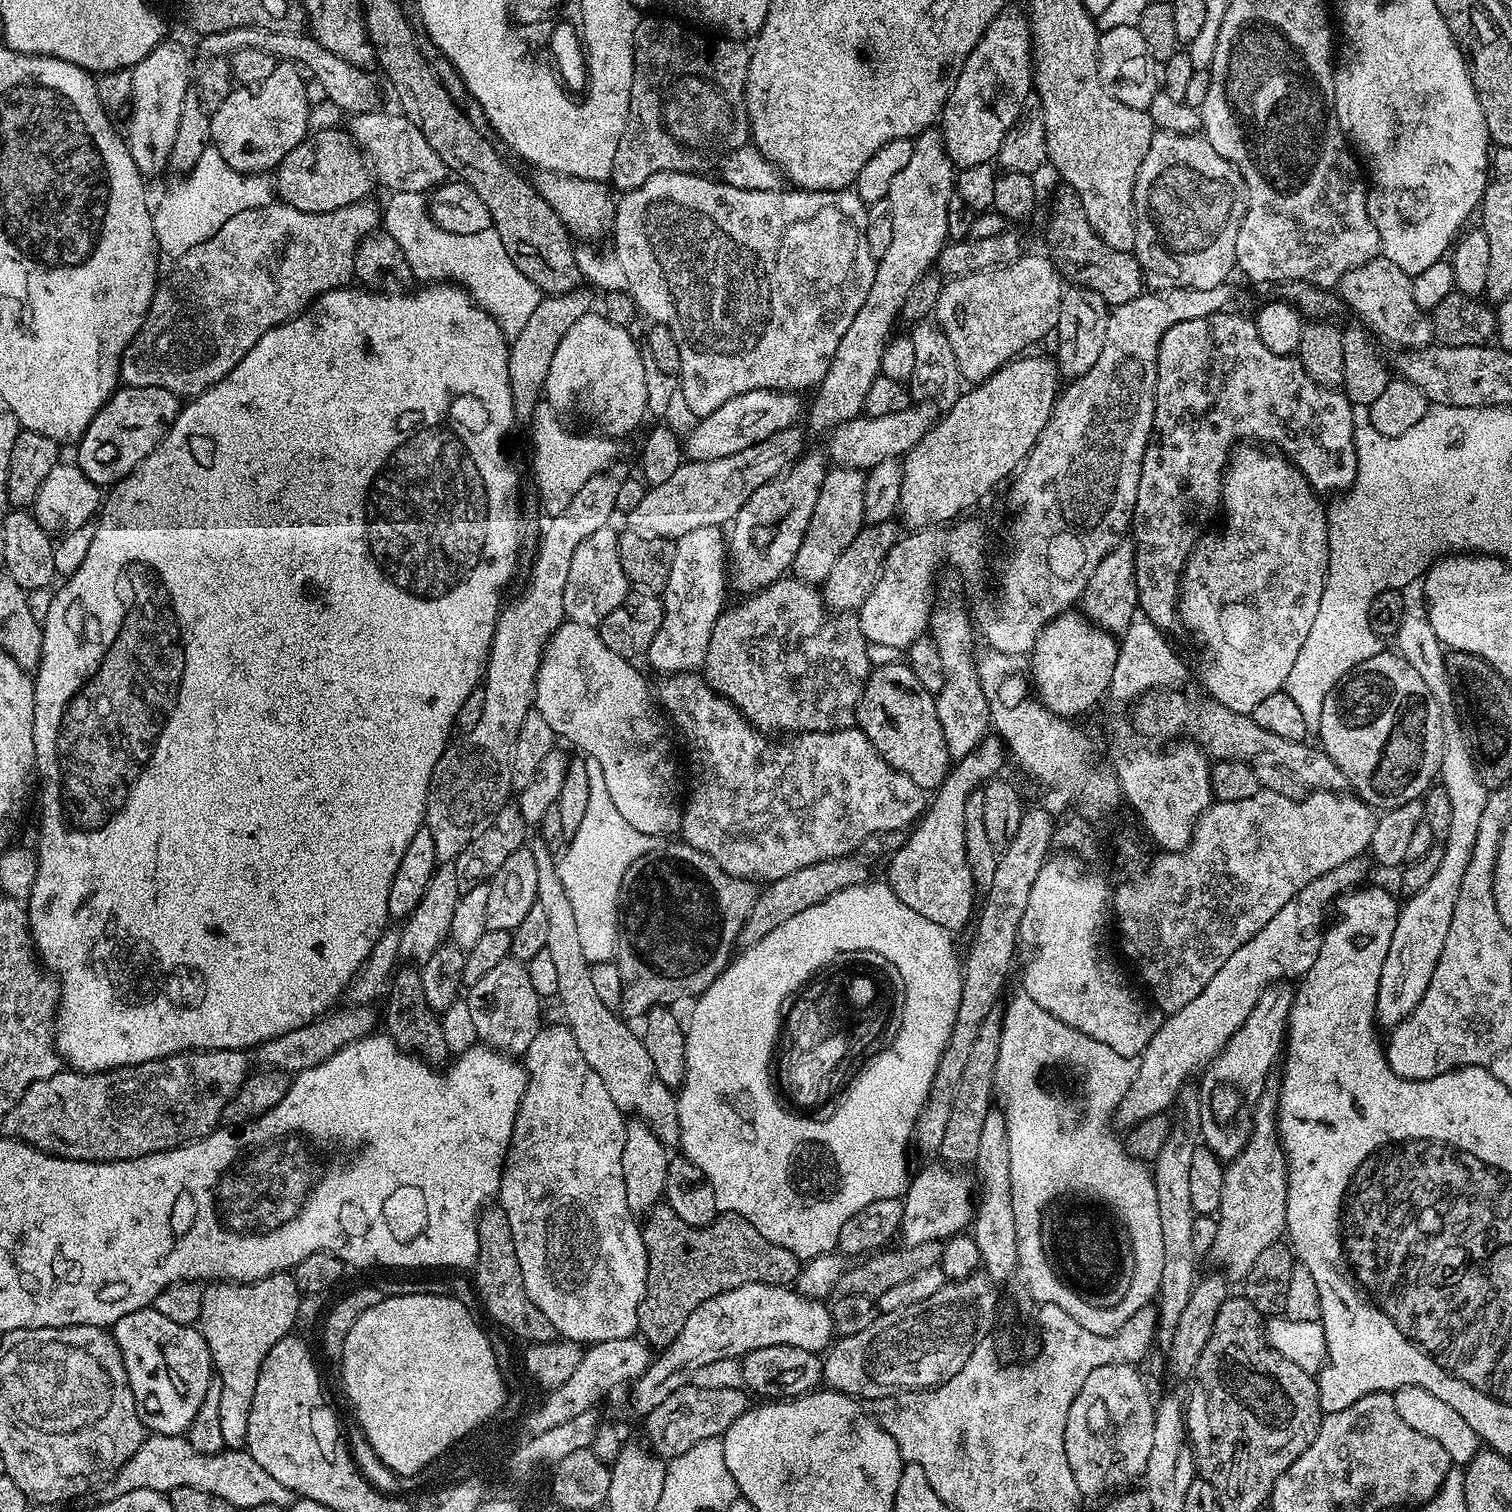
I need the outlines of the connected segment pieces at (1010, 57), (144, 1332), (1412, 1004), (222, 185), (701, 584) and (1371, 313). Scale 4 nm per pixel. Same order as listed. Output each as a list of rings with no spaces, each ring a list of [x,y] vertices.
[[[1015,6],[1000,11],[990,22],[990,26],[982,34],[982,38],[974,46],[970,58],[962,66],[962,74],[958,74],[958,82],[954,82],[954,90],[950,90],[948,101],[940,113],[938,127],[944,138],[944,149],[948,159],[957,169],[992,164],[996,160],[998,150],[1002,146],[1002,138],[1014,126],[1024,109],[1026,98],[1033,91],[1032,82],[1032,33],[1027,15]]]
[[[149,1306],[142,1310],[134,1310],[134,1314],[118,1318],[118,1322],[114,1325],[114,1335],[130,1378],[130,1388],[136,1399],[136,1408],[140,1412],[140,1420],[144,1423],[145,1429],[158,1436],[185,1435],[195,1422],[200,1407],[204,1405],[206,1394],[214,1386],[212,1355],[199,1327],[170,1322],[170,1318],[165,1318],[163,1314],[158,1314],[158,1310]]]
[[[1450,770],[1454,776],[1439,776],[1439,787],[1446,790],[1450,798],[1450,830],[1442,841],[1442,863],[1438,871],[1430,877],[1430,882],[1422,886],[1413,896],[1400,904],[1398,922],[1394,926],[1394,938],[1390,938],[1390,950],[1386,950],[1386,962],[1382,962],[1382,978],[1378,978],[1378,998],[1376,999],[1376,1023],[1381,1029],[1391,1030],[1422,1002],[1430,978],[1434,978],[1434,966],[1442,958],[1442,946],[1446,946],[1446,934],[1450,934],[1450,921],[1454,919],[1454,902],[1458,902],[1458,889],[1462,877],[1474,852],[1474,838],[1478,838],[1478,821],[1482,809],[1488,801],[1489,788],[1481,780],[1456,780],[1456,774],[1470,776],[1476,770]]]
[[[215,146],[205,147],[202,158],[198,158],[198,162],[192,167],[192,171],[181,180],[184,181],[181,184],[174,185],[160,201],[155,201],[152,213],[157,249],[163,255],[165,252],[166,255],[172,256],[171,258],[184,256],[194,246],[206,242],[206,238],[210,238],[216,233],[234,214],[238,214],[242,210],[261,208],[273,203],[274,200],[274,180],[271,175],[256,174],[251,178],[246,178],[245,173],[236,172],[228,165],[222,158],[222,154],[218,154]]]
[[[718,525],[701,526],[674,543],[676,549],[674,562],[670,565],[670,578],[662,589],[662,626],[658,626],[658,634],[654,634],[654,642],[650,642],[646,653],[646,660],[649,660],[660,674],[694,672],[703,665],[714,622],[726,607],[725,529]]]
[[[1381,254],[1370,262],[1347,272],[1339,282],[1338,296],[1343,303],[1345,300],[1365,320],[1363,323],[1377,337],[1380,335],[1382,339],[1397,344],[1395,346],[1397,349],[1426,348],[1434,340],[1432,322],[1421,311],[1417,302],[1414,302],[1411,293],[1412,279],[1413,277],[1407,272],[1398,270],[1394,262],[1390,262]]]

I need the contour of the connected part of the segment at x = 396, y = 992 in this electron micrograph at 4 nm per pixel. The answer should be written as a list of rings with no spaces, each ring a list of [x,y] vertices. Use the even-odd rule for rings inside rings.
[[[403,966],[395,969],[390,980],[388,996],[388,1010],[382,1014],[382,1024],[385,1024],[386,1034],[394,1043],[417,1056],[427,1060],[433,1066],[440,1066],[449,1059],[450,1053],[446,1046],[446,1037],[442,1035],[442,1022],[440,1016],[426,1002],[426,994],[422,990],[420,968],[416,966]]]

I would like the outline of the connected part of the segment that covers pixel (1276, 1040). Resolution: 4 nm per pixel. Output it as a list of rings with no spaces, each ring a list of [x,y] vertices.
[[[1277,982],[1262,990],[1246,1022],[1234,1030],[1230,1042],[1226,1042],[1224,1049],[1203,1069],[1199,1077],[1199,1135],[1221,1162],[1231,1162],[1242,1154],[1252,1133],[1256,1103],[1260,1101],[1262,1090],[1266,1087],[1267,1080],[1264,1079],[1281,1059],[1288,1031],[1288,1009],[1292,1007],[1294,995],[1293,985],[1290,985],[1288,982]]]

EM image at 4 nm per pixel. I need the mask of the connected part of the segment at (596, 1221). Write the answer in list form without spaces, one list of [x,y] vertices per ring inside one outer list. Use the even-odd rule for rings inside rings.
[[[563,1023],[541,1027],[540,1032],[530,1042],[527,1052],[522,1057],[524,1069],[528,1071],[528,1085],[520,1103],[520,1109],[514,1122],[512,1142],[508,1149],[508,1157],[504,1159],[504,1173],[500,1179],[498,1193],[499,1207],[503,1208],[510,1222],[510,1234],[514,1234],[514,1250],[518,1250],[518,1266],[522,1266],[522,1282],[526,1286],[526,1294],[530,1294],[530,1302],[550,1318],[554,1330],[563,1339],[575,1340],[582,1346],[594,1345],[608,1339],[630,1339],[638,1332],[638,1310],[646,1290],[648,1277],[648,1255],[644,1245],[644,1234],[641,1225],[636,1225],[634,1210],[626,1202],[626,1182],[622,1174],[622,1146],[626,1142],[626,1116],[618,1106],[614,1106],[614,1098],[610,1098],[610,1090],[590,1070],[590,1062],[582,1058],[582,1050],[578,1050],[578,1042],[574,1042],[574,1034]]]

